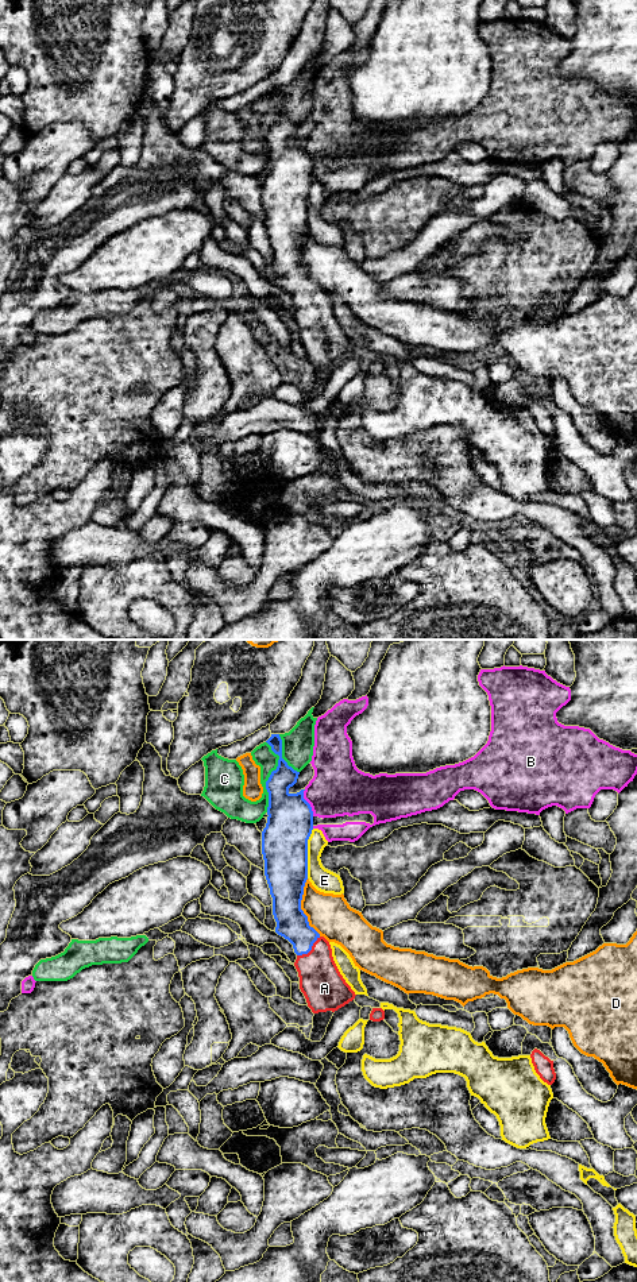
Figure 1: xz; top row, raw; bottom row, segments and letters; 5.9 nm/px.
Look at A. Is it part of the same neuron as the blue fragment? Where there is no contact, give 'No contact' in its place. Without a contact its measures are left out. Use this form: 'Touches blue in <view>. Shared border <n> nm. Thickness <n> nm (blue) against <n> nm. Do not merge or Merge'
Touches blue in xz. Shared border 180 nm. Thickness 190 nm (blue) against 260 nm. Merge

